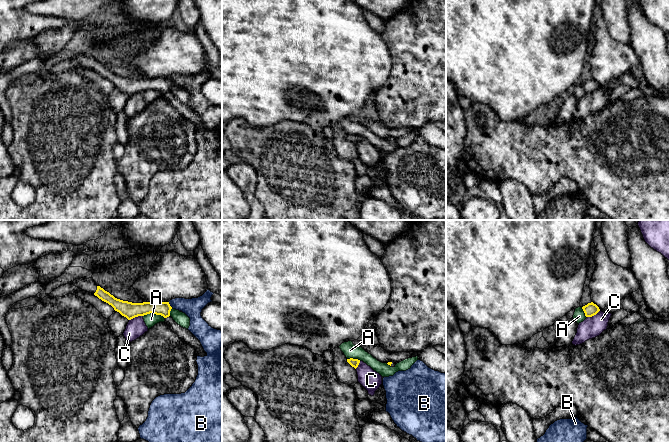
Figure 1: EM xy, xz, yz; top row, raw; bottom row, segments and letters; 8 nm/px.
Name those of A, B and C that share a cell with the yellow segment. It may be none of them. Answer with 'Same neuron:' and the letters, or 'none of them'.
Same neuron: none of them

